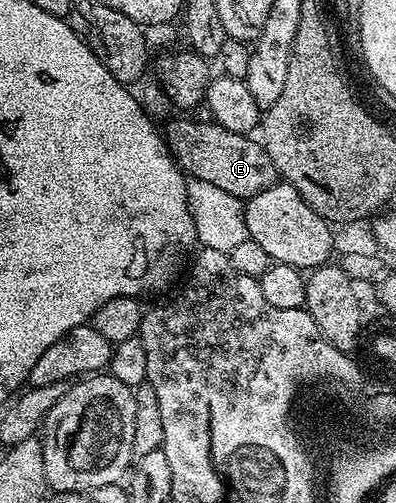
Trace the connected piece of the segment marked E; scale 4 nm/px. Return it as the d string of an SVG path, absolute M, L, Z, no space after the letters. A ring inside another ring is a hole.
M178 115L164 125L166 148L178 162L178 168L187 178L204 180L228 191L241 199L249 199L260 195L268 187L276 184L276 170L268 151L261 140L244 133L233 133L215 124L210 119L205 121L189 121L189 116Z

